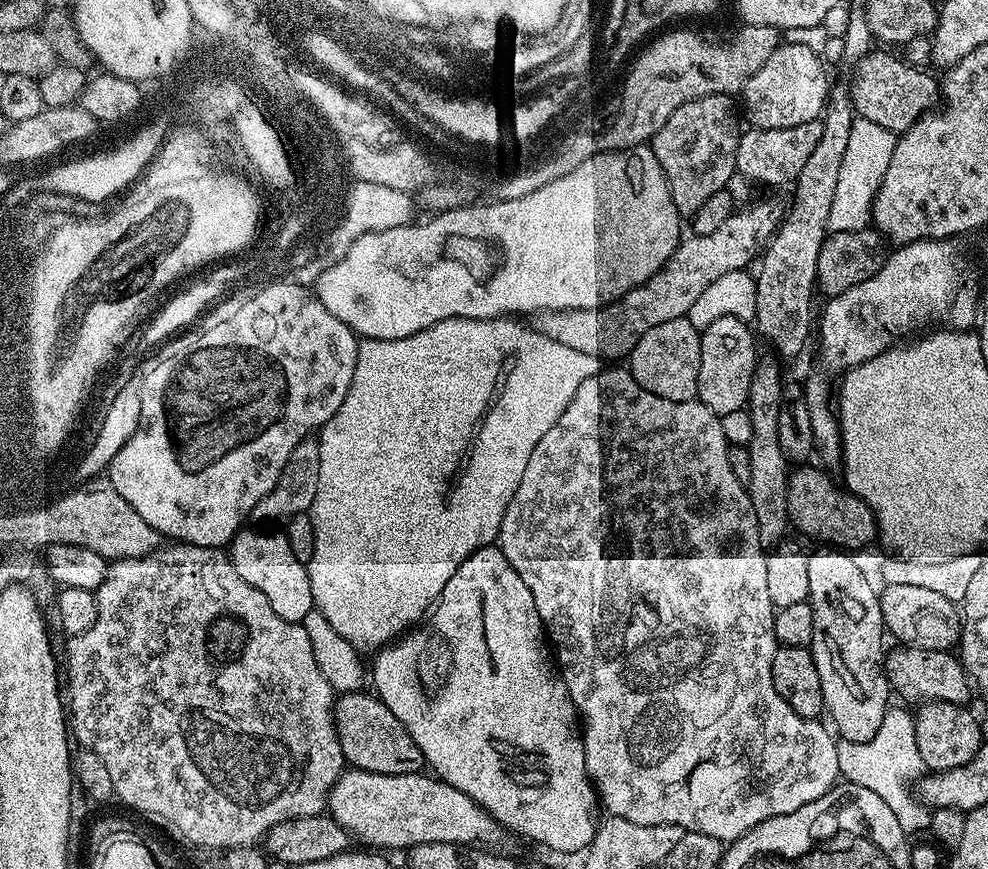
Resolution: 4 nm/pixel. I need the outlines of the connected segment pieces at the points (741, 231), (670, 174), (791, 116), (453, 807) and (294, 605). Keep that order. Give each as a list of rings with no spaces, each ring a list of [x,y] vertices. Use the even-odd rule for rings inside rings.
[[[764,200],[756,203],[753,207],[746,206],[734,210],[730,218],[726,218],[714,230],[714,234],[705,236],[689,235],[681,239],[680,245],[674,250],[674,254],[661,266],[659,270],[651,276],[644,284],[629,290],[625,296],[619,300],[613,300],[612,303],[604,305],[602,308],[591,308],[590,310],[566,310],[565,312],[541,312],[535,317],[534,327],[537,332],[546,334],[546,338],[554,338],[556,342],[562,342],[564,346],[574,346],[574,350],[586,350],[588,354],[594,354],[599,357],[601,354],[608,362],[620,362],[620,359],[631,357],[632,347],[654,326],[662,322],[670,322],[687,317],[696,298],[700,296],[702,290],[716,278],[728,274],[728,272],[745,269],[752,258],[754,252],[757,252],[767,245],[768,241],[775,235],[779,227],[780,213],[770,201]]]
[[[704,96],[694,100],[688,100],[680,104],[665,124],[655,133],[650,141],[650,147],[654,158],[658,158],[658,166],[662,166],[662,174],[672,191],[674,206],[681,218],[691,218],[702,210],[702,202],[710,198],[710,194],[718,194],[729,187],[732,176],[736,171],[736,142],[738,139],[738,127],[736,128],[736,112],[732,109],[732,96]]]
[[[781,43],[774,54],[747,80],[740,100],[753,127],[776,129],[819,119],[827,107],[830,79],[816,52],[806,45]]]
[[[349,767],[338,782],[334,782],[327,811],[348,831],[349,837],[356,839],[357,836],[364,843],[361,845],[376,850],[411,850],[420,844],[492,846],[488,844],[496,844],[506,835],[499,821],[455,783],[432,774],[424,775],[423,771],[374,774],[370,770]]]
[[[245,527],[232,537],[230,559],[234,570],[238,570],[238,575],[242,577],[242,582],[250,582],[254,590],[262,590],[262,594],[266,594],[266,602],[270,602],[278,618],[299,624],[306,618],[306,614],[314,611],[310,578],[306,565],[294,558],[294,550],[290,550],[287,535],[280,533],[279,536],[276,532],[279,531]]]

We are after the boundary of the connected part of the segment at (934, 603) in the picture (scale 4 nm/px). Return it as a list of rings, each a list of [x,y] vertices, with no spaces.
[[[890,585],[880,592],[880,606],[887,635],[905,648],[922,650],[955,649],[960,643],[962,612],[941,589],[926,589],[916,585]]]

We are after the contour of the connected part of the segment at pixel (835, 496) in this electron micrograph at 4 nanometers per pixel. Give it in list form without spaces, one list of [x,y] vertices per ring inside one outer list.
[[[800,466],[797,468],[800,468],[791,473],[788,478],[788,518],[791,524],[791,527],[795,529],[797,528],[798,531],[800,532],[805,532],[806,535],[808,536],[821,536],[822,539],[821,541],[824,542],[831,542],[833,545],[839,546],[841,549],[844,550],[856,550],[852,548],[864,548],[867,546],[868,543],[871,542],[873,539],[874,541],[877,539],[878,536],[878,529],[876,526],[876,516],[872,511],[870,510],[870,506],[868,503],[865,502],[862,498],[858,498],[857,496],[853,496],[851,492],[845,490],[839,483],[836,484],[834,481],[831,480],[830,477],[827,476],[826,473],[823,472],[822,469],[820,468],[804,468],[808,466]]]

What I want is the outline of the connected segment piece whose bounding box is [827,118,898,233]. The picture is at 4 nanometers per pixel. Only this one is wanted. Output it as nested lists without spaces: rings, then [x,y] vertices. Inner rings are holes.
[[[853,119],[850,142],[846,142],[846,155],[842,158],[842,166],[838,166],[838,184],[834,186],[834,198],[830,202],[829,233],[869,227],[872,200],[880,189],[886,166],[890,166],[890,154],[894,154],[897,139],[897,133],[878,126],[878,122]]]

